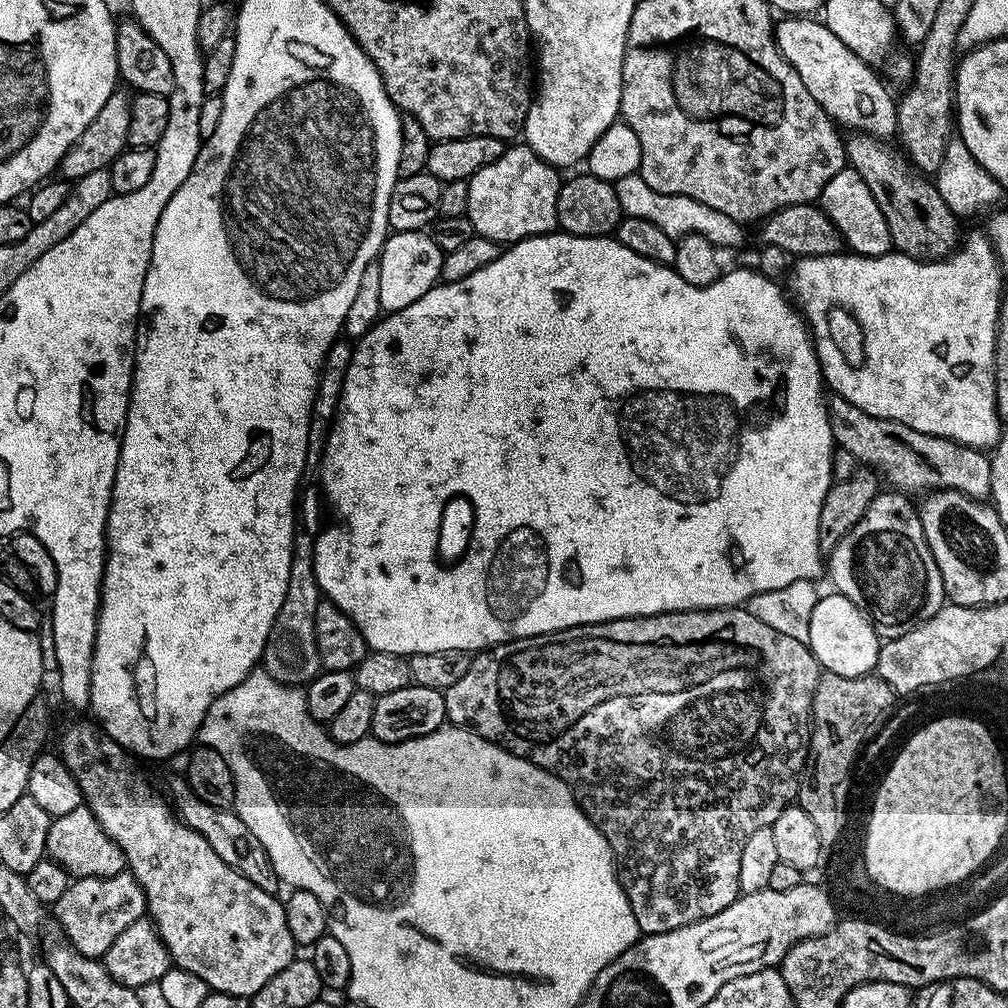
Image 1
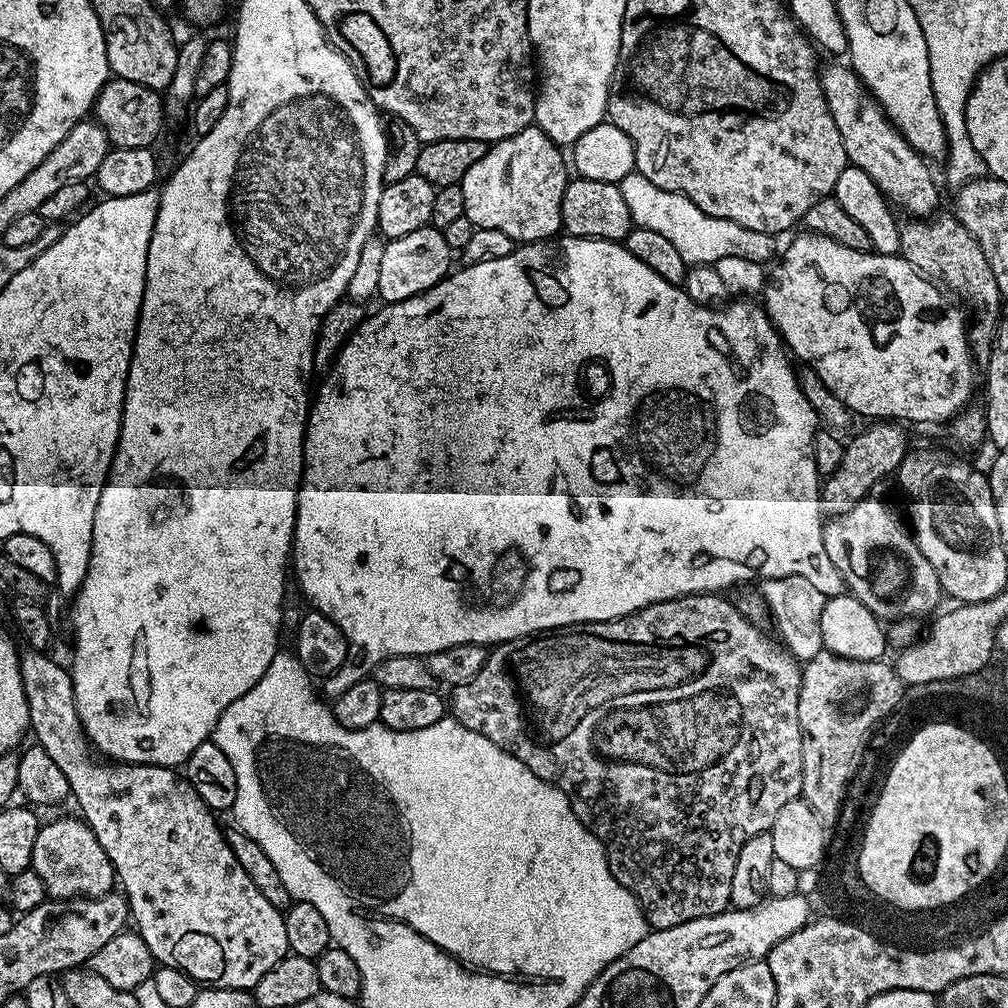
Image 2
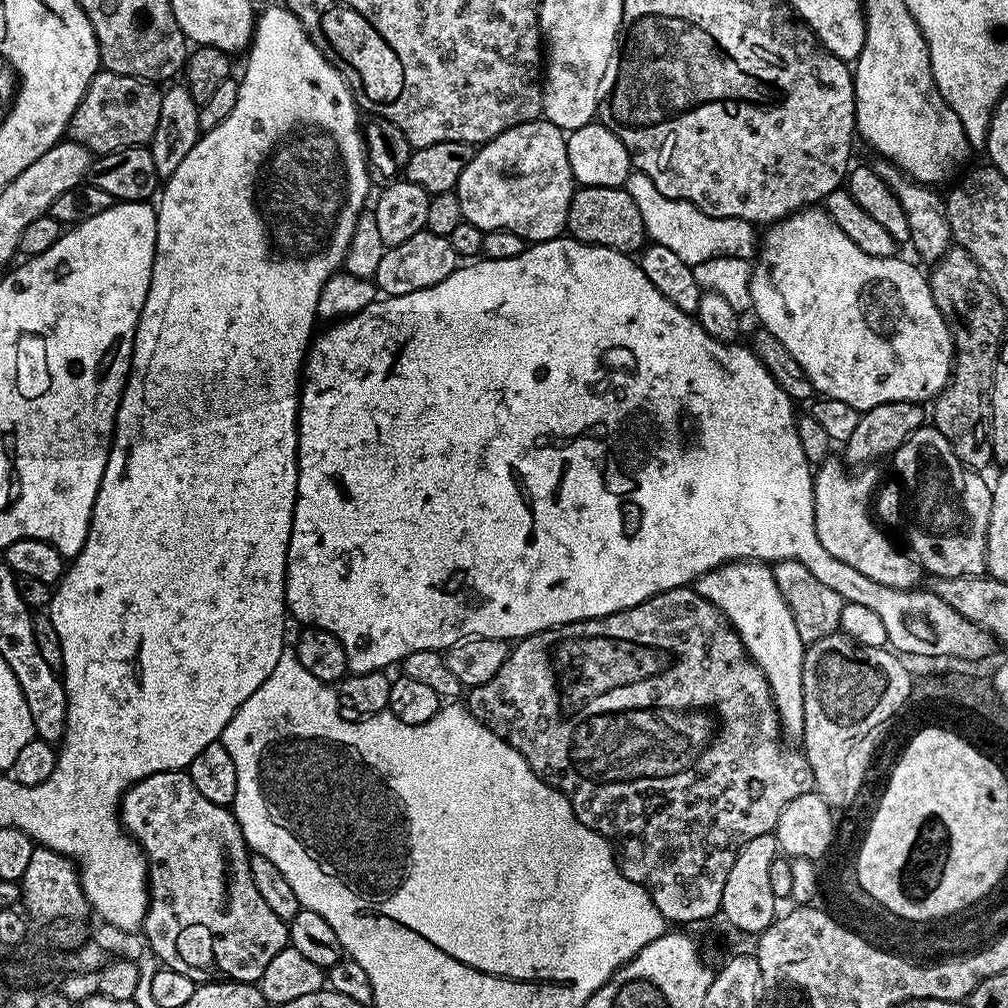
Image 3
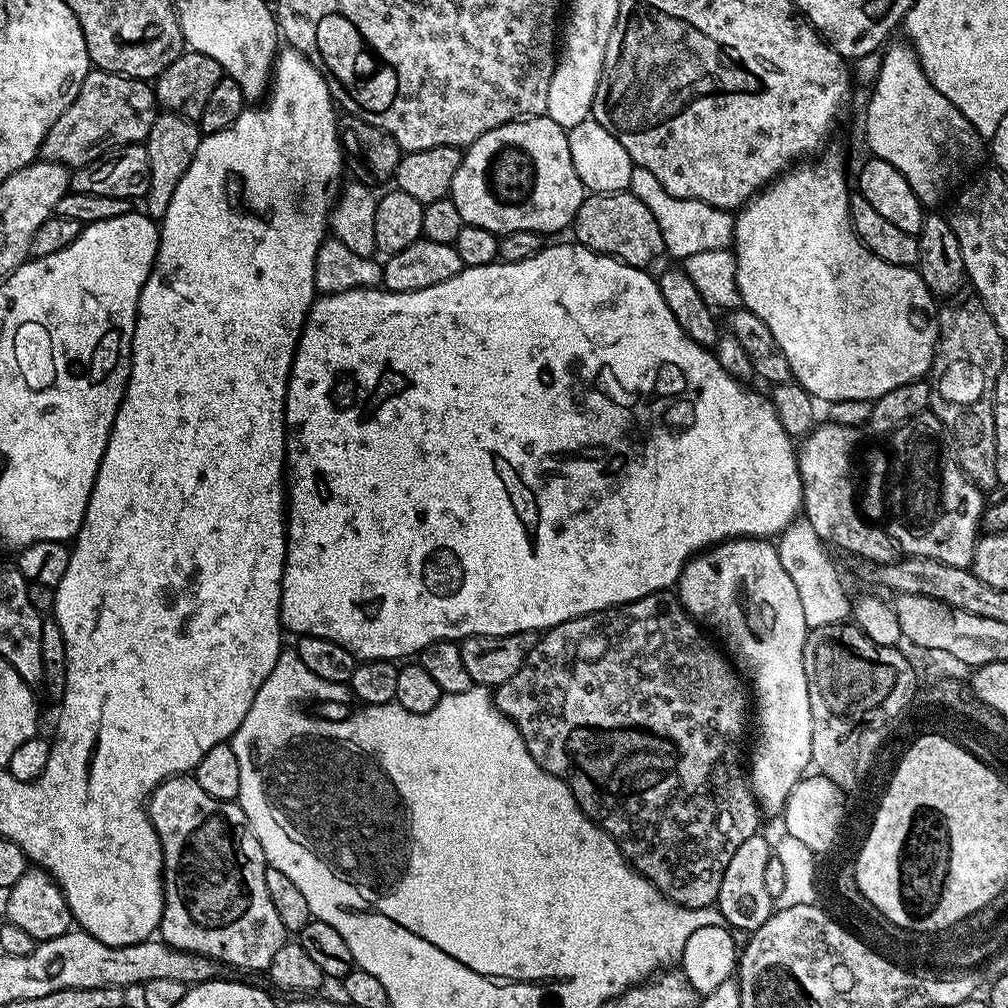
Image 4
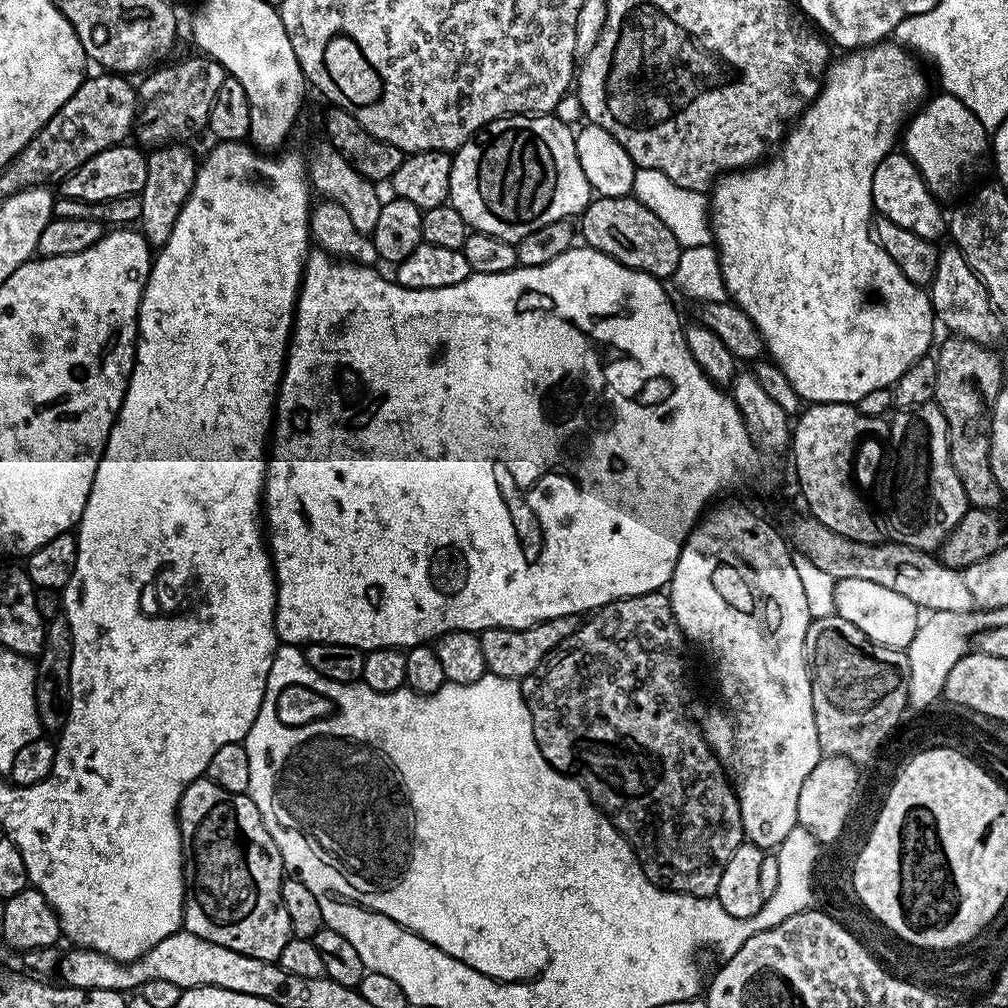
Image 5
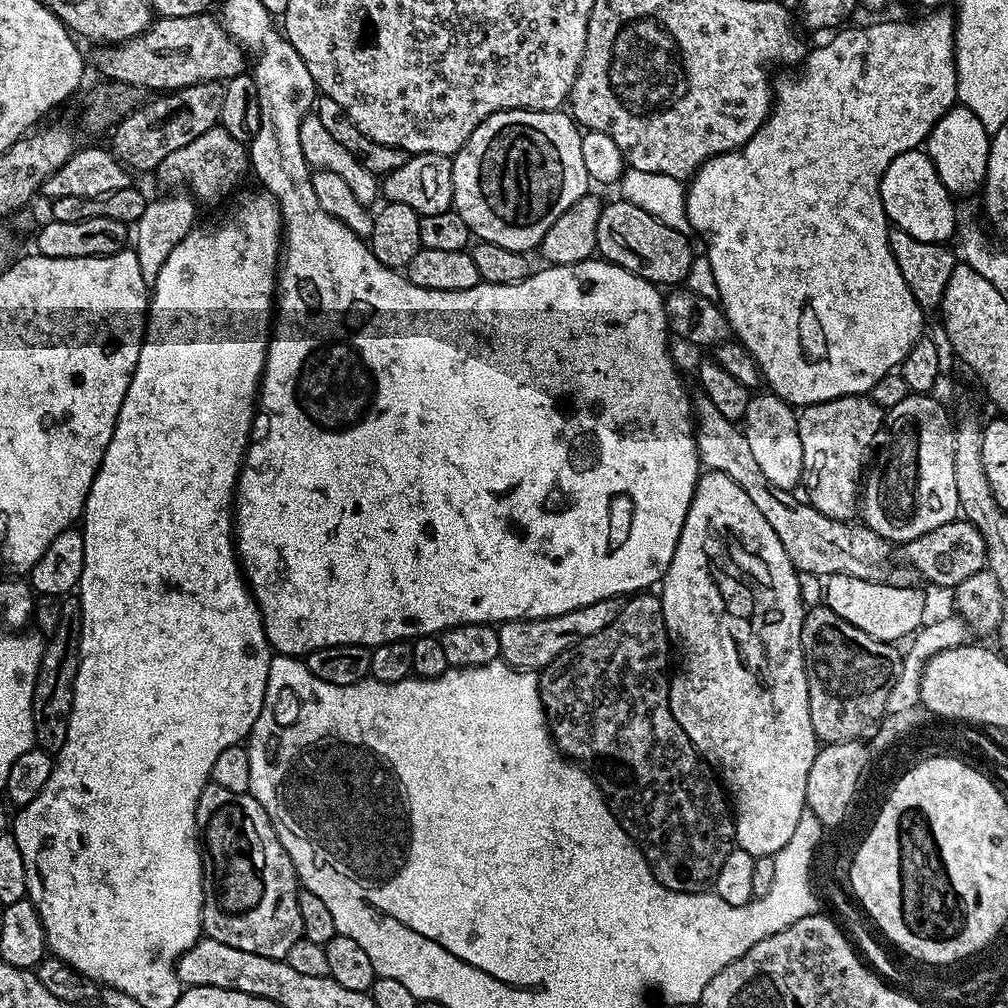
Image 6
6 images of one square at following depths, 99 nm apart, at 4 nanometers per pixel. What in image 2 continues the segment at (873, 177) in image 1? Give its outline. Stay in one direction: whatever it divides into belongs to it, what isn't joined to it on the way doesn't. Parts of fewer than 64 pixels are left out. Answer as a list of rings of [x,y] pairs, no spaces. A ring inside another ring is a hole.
[[[955,214],[908,218],[905,221],[900,224],[899,255],[925,280],[932,281],[949,297],[964,300],[963,307],[970,313],[970,323],[966,328],[968,349],[977,361],[987,361],[994,351],[992,339],[996,336],[996,319],[1000,316],[1002,297],[994,270],[990,270],[990,262],[986,262],[986,254],[982,254],[982,246],[978,246],[978,238],[974,238],[974,234],[970,234],[970,230],[958,222]]]

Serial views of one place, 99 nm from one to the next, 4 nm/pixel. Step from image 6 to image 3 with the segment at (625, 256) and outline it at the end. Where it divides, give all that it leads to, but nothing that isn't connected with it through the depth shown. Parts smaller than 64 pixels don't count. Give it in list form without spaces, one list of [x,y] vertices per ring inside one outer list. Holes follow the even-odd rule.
[[[577,187],[572,193],[566,232],[572,239],[580,240],[584,244],[597,244],[625,254],[639,253],[648,240],[642,214],[638,214],[638,206],[634,206],[634,198],[630,198],[630,194],[623,187]]]

